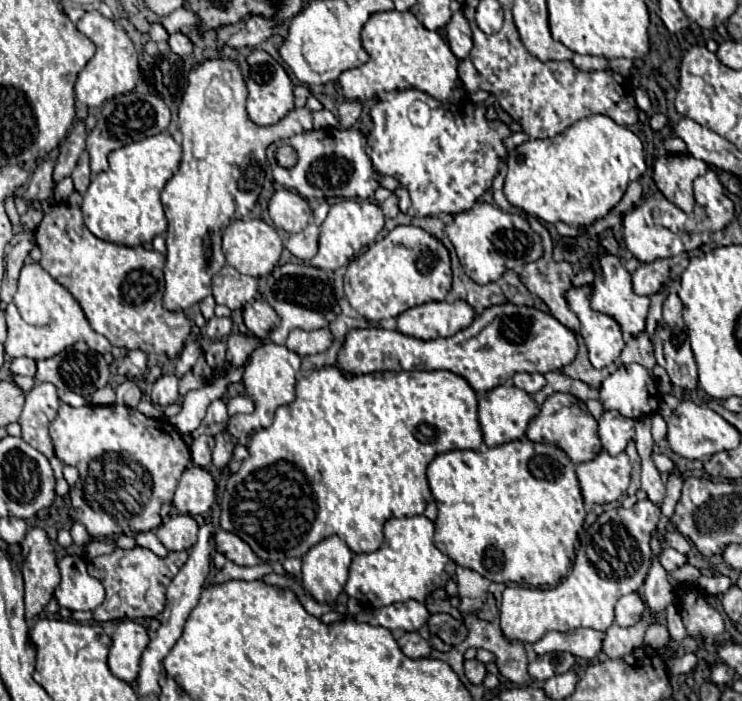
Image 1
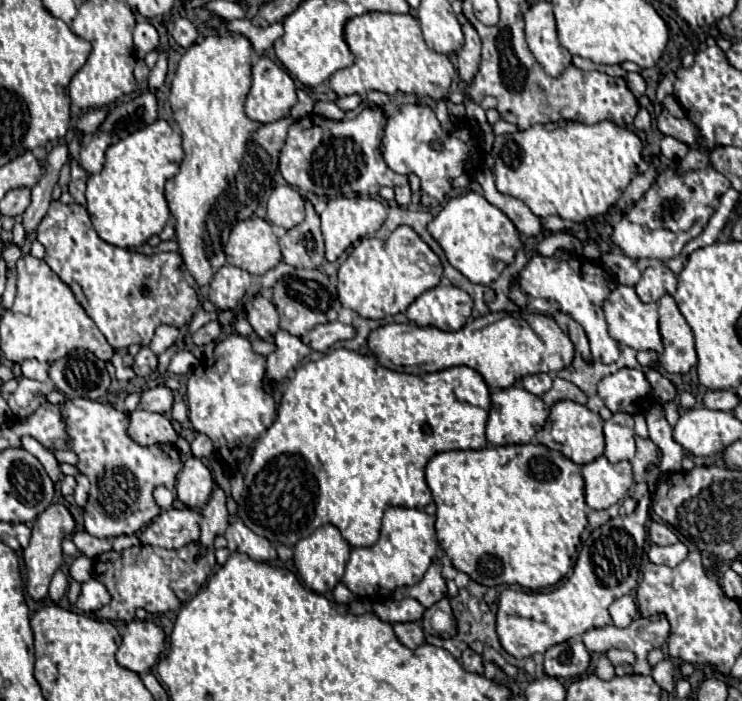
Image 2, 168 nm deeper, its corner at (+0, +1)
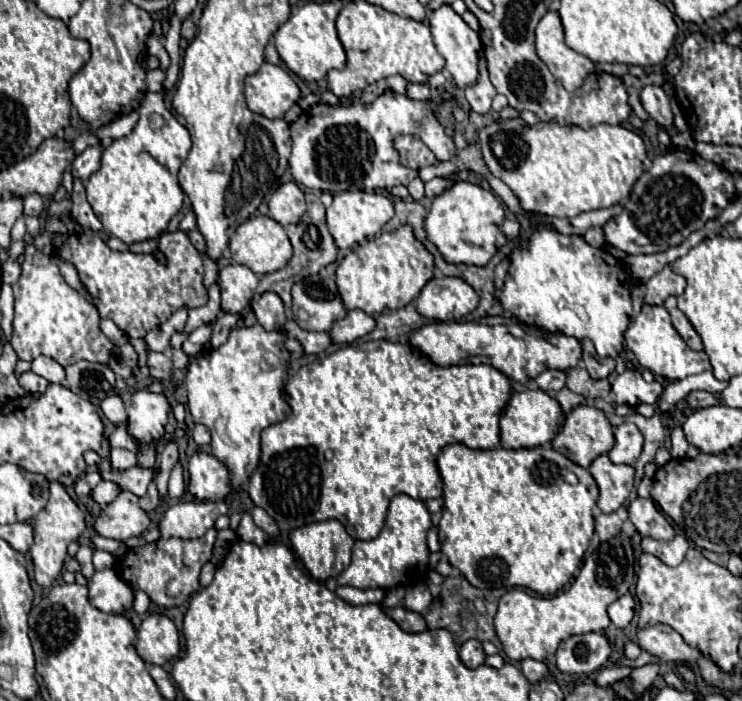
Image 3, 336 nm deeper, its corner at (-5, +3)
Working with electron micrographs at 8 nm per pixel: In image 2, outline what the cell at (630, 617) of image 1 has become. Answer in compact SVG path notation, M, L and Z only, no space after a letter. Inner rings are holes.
M624 595L610 605L610 617L616 627L630 625L636 615L638 615L638 607L630 595Z

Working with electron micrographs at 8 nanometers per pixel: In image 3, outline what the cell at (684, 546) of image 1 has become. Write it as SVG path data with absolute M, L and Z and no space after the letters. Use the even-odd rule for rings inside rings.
M635 497L627 509L631 523L643 537L653 537L659 541L671 541L675 537L675 529L651 499Z

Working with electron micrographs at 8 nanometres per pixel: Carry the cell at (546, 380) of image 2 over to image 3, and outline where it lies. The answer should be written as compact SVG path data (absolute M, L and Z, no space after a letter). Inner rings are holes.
M543 371L535 383L539 385L539 389L543 389L545 393L553 393L559 391L561 387L565 387L565 373L563 371Z

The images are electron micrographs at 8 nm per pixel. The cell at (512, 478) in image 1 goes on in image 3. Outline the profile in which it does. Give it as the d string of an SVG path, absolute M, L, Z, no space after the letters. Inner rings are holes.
M453 443L453 445L443 447L443 451L437 457L437 467L439 467L441 481L443 481L443 517L441 517L438 524L438 537L441 537L441 553L447 555L449 563L453 567L457 567L473 587L499 589L499 585L503 585L503 587L507 587L507 591L521 588L527 591L529 595L553 597L553 595L559 593L559 589L565 587L565 583L569 583L569 579L577 571L577 567L579 567L594 534L594 517L591 509L595 507L599 491L597 491L595 479L591 477L591 473L587 469L575 465L573 461L569 461L565 455L557 453L549 445L539 445L539 447L531 447L531 449L503 449L503 447L497 447L497 449L483 451L483 449L469 449L461 443ZM569 473L573 473L577 477L577 483L567 481Z

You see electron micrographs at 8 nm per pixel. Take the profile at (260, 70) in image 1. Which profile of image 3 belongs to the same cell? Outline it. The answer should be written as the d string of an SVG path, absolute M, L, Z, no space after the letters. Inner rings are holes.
M267 61L255 75L249 75L245 79L247 107L253 113L269 119L283 117L291 109L291 105L297 103L299 95L299 87L291 79L291 75L283 67L271 65Z

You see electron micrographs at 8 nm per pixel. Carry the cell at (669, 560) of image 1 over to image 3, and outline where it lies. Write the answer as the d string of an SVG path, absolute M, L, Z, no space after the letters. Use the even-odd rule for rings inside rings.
M677 535L673 541L657 541L651 537L643 537L641 547L645 553L651 553L651 555L659 557L663 563L677 567L685 559L685 553L689 549L689 541L683 535Z

